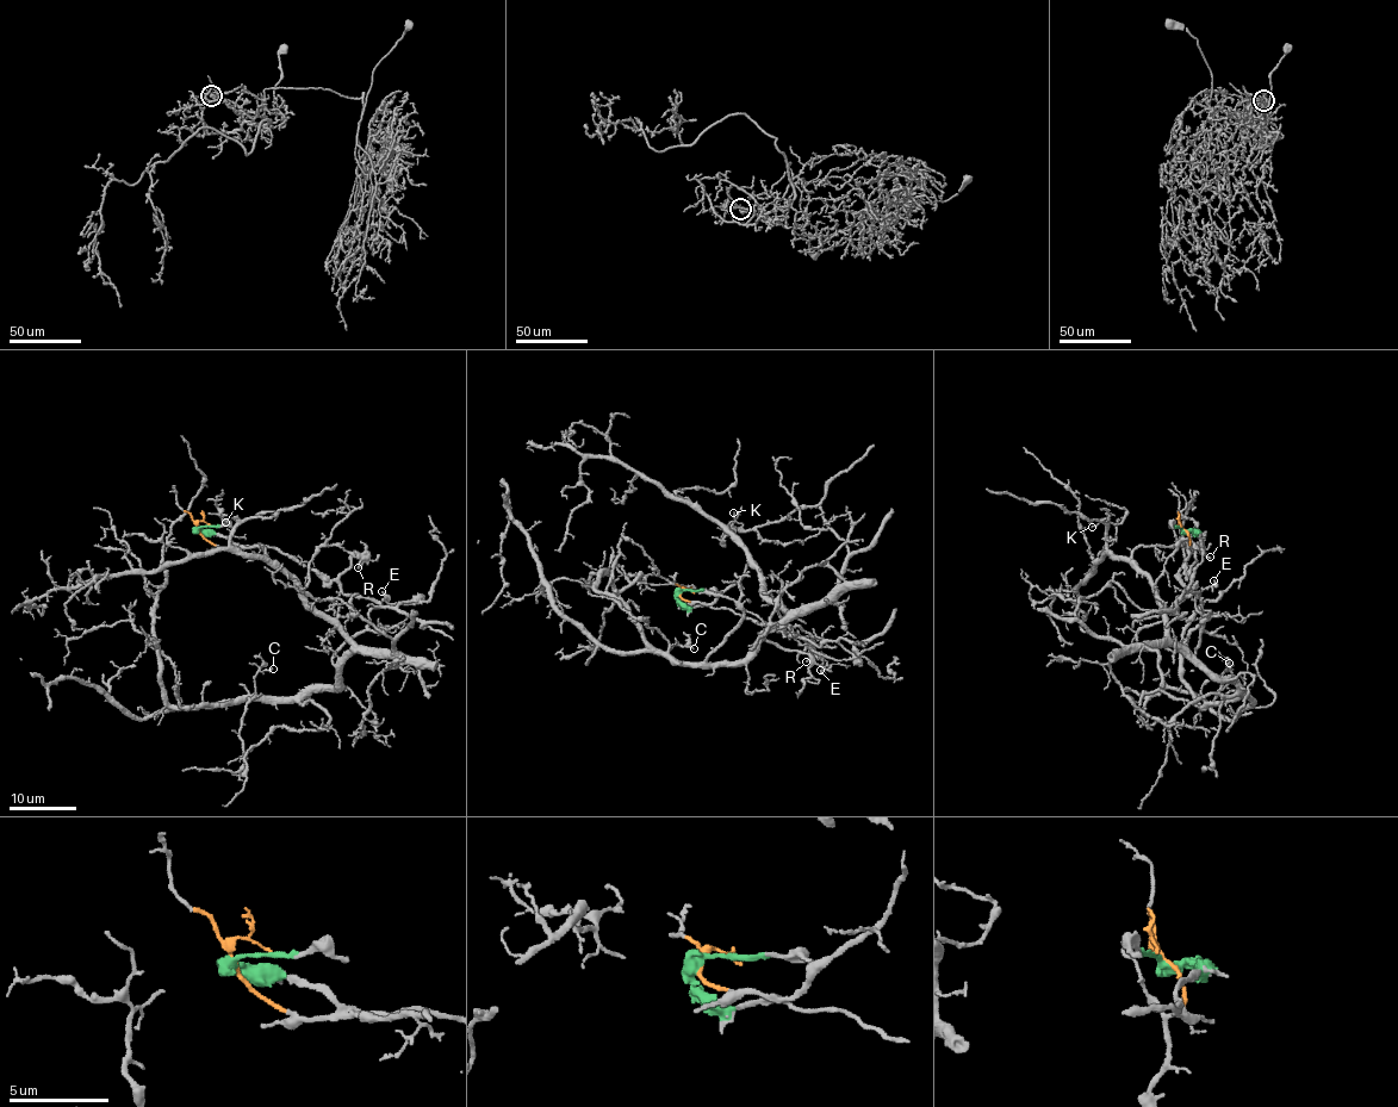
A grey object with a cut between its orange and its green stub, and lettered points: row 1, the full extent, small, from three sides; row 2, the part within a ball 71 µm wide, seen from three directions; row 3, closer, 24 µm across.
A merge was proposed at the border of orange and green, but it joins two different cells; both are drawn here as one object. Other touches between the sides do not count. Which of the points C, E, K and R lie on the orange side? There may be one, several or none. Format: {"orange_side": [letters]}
{"orange_side": ["C", "E", "K"]}

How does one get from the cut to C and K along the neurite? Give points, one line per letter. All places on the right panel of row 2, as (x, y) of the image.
C: (1185, 530), (1190, 545), (1141, 545), (1132, 558), (1148, 579), (1170, 638), (1246, 691), (1236, 685), (1229, 663)
K: (1185, 530), (1186, 546), (1141, 545), (1129, 558), (1114, 559), (1101, 521), (1092, 527)

